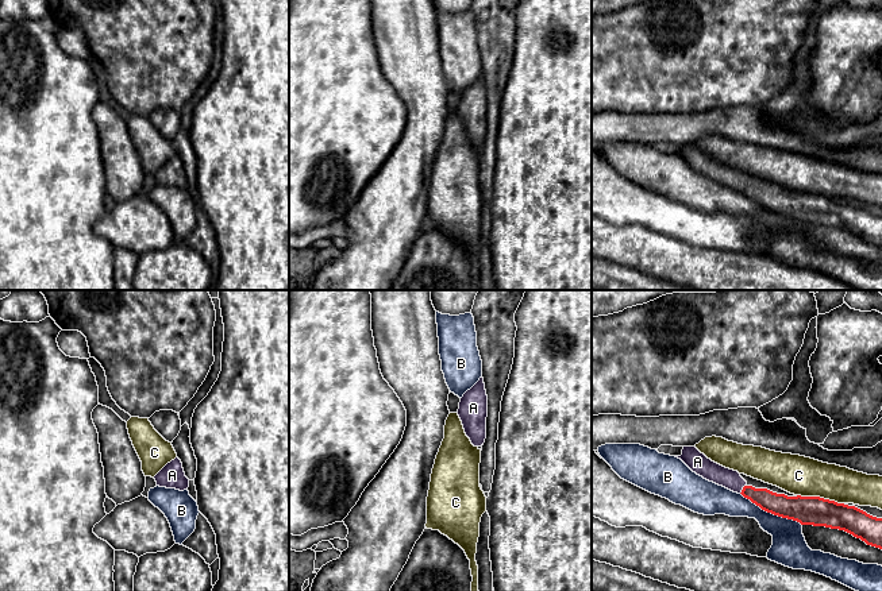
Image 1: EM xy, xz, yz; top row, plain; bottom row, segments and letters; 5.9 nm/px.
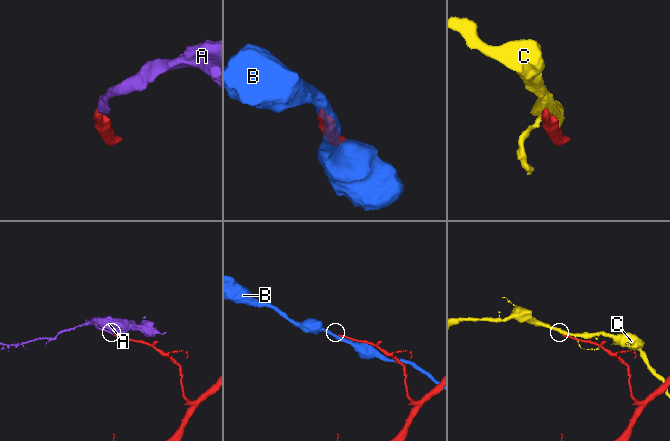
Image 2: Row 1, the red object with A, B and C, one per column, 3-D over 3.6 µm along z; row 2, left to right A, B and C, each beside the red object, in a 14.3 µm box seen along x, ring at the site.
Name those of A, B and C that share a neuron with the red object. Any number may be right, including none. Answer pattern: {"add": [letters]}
{"add": ["A"]}

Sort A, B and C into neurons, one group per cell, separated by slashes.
A / B / C

